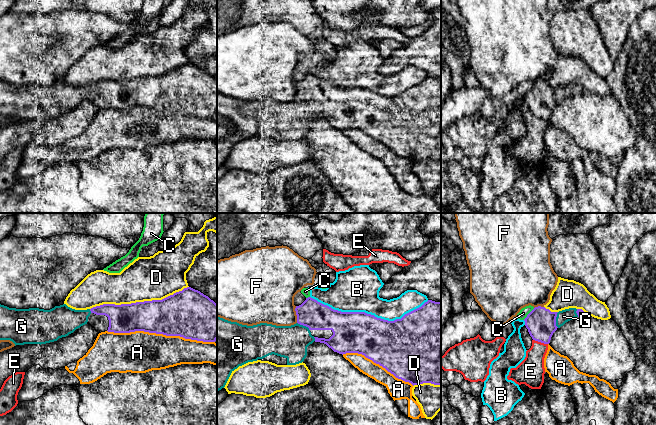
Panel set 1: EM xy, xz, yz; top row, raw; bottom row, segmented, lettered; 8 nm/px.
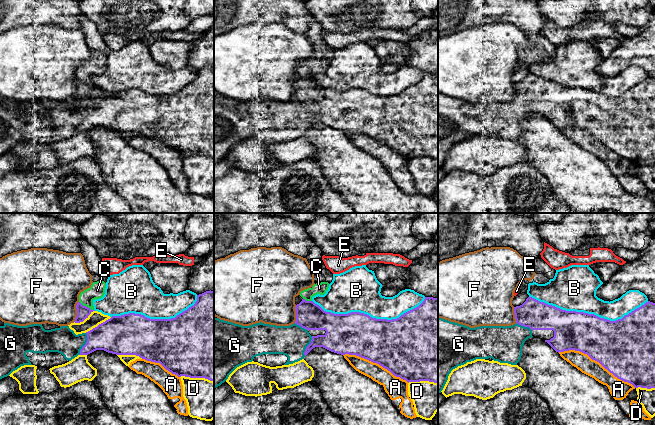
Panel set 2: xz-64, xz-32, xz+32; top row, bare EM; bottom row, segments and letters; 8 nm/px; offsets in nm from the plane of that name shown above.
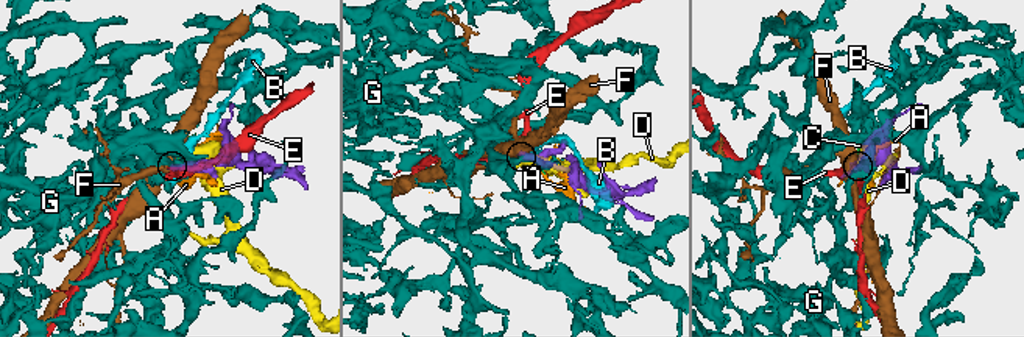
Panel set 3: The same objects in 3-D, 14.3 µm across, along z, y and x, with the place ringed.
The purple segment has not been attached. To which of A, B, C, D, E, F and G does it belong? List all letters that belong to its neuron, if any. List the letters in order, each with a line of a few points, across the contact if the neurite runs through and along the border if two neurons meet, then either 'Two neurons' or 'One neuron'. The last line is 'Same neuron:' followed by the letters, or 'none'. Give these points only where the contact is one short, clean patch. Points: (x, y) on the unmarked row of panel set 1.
A: Two neurons
B: Two neurons
C: Line: yz (534, 84), (523, 95). Two neurons
D: Two neurons
E: Line: yz (533, 115), (547, 120). Two neurons
F: Line: xz (295, 82), (297, 98). Two neurons
G: Line: yz (541, 99), (555, 96), (566, 91). One neuron
Same neuron: G

